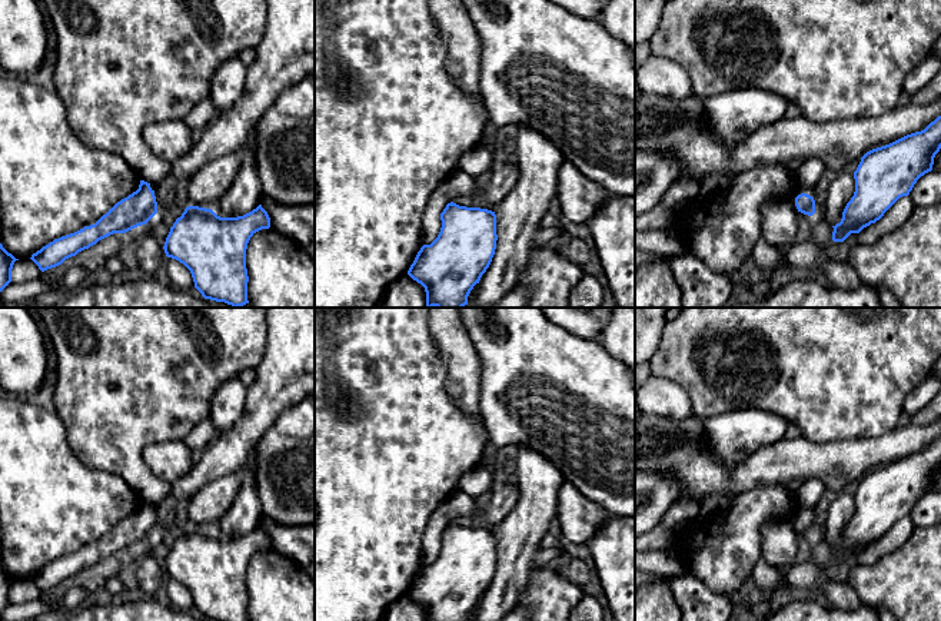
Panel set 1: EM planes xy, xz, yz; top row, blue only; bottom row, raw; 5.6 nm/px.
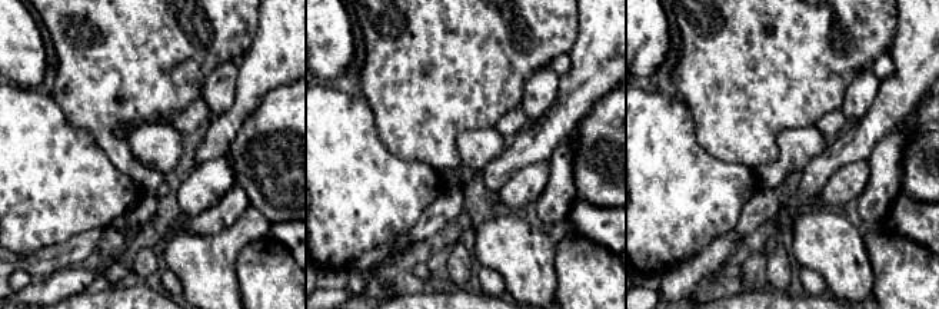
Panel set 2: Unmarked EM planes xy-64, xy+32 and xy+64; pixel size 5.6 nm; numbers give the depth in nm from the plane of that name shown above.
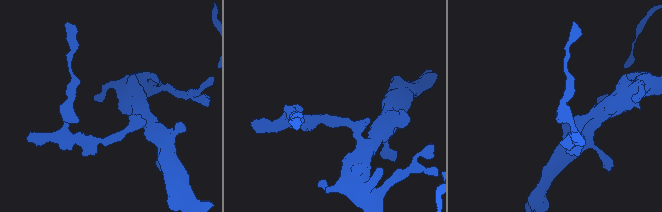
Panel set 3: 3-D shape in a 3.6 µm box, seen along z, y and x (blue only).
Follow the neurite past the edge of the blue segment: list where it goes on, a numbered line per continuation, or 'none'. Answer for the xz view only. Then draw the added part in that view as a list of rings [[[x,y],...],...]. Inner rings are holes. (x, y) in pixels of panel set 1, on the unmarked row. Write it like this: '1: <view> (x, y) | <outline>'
none

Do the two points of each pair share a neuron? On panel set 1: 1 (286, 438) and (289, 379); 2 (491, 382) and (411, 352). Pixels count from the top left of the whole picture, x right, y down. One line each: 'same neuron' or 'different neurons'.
1: different neurons
2: different neurons

